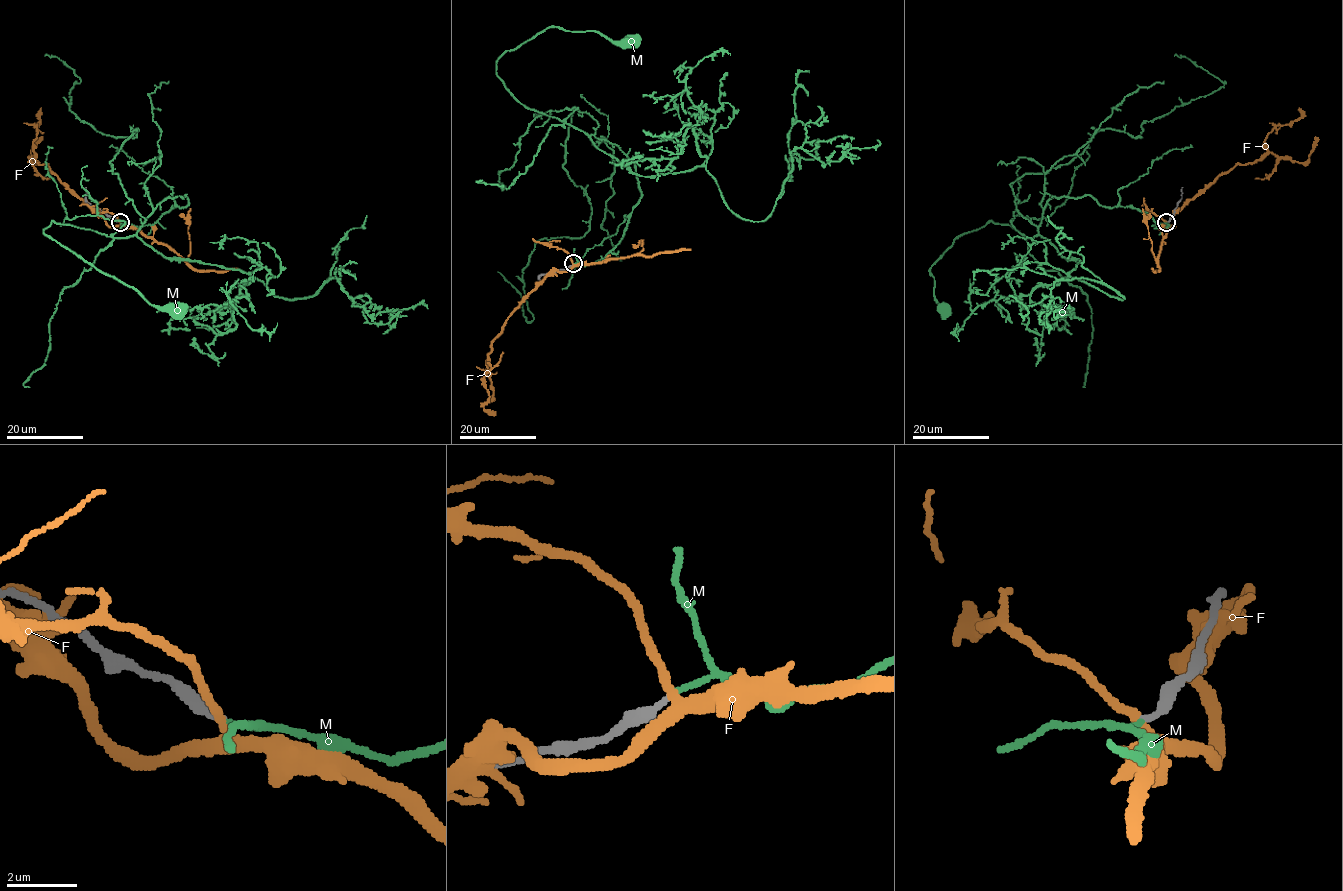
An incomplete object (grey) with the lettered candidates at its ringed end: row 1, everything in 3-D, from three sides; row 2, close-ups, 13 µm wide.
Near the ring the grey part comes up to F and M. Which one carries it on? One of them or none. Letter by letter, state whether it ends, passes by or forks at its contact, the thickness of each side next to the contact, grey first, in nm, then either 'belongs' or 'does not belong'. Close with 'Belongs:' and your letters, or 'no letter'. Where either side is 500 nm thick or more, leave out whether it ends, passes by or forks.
F: it forks; calibres 240 and 280 nm; does not belong
M: it ends; calibres 200 and 160 nm; belongs
Belongs: M

